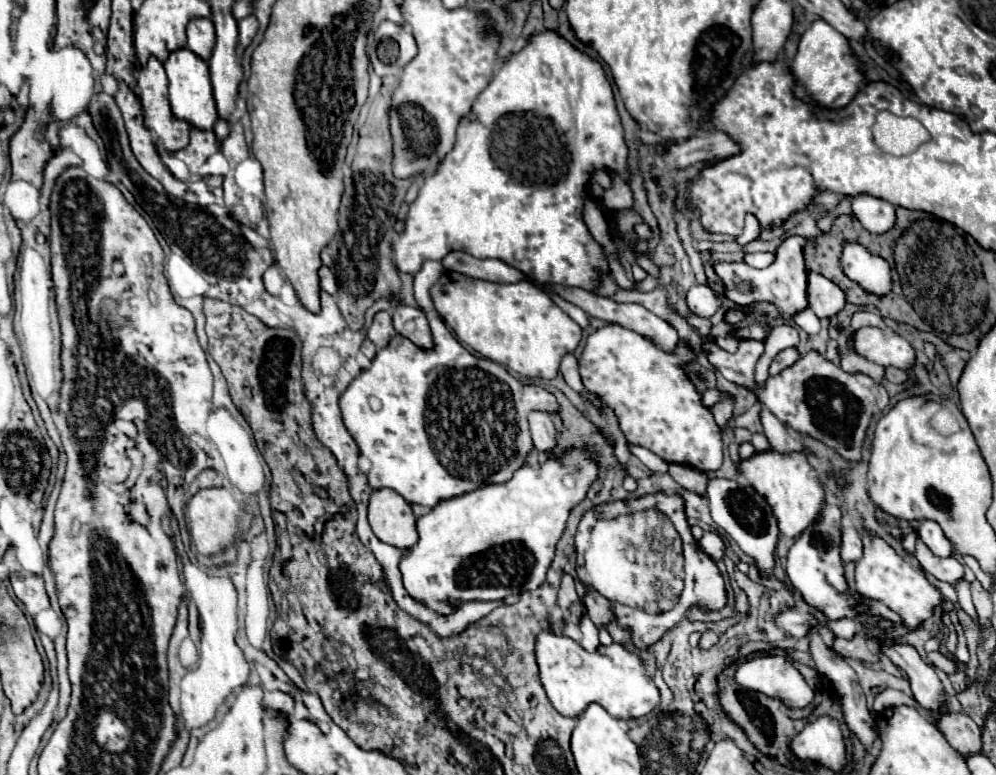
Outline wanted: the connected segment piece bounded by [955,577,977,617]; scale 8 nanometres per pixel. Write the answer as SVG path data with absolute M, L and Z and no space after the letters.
M963 577L963 579L959 579L959 581L955 583L955 591L957 591L957 599L959 599L961 609L963 609L967 615L975 617L977 611L975 611L975 605L973 605L973 601L971 601L971 583Z

